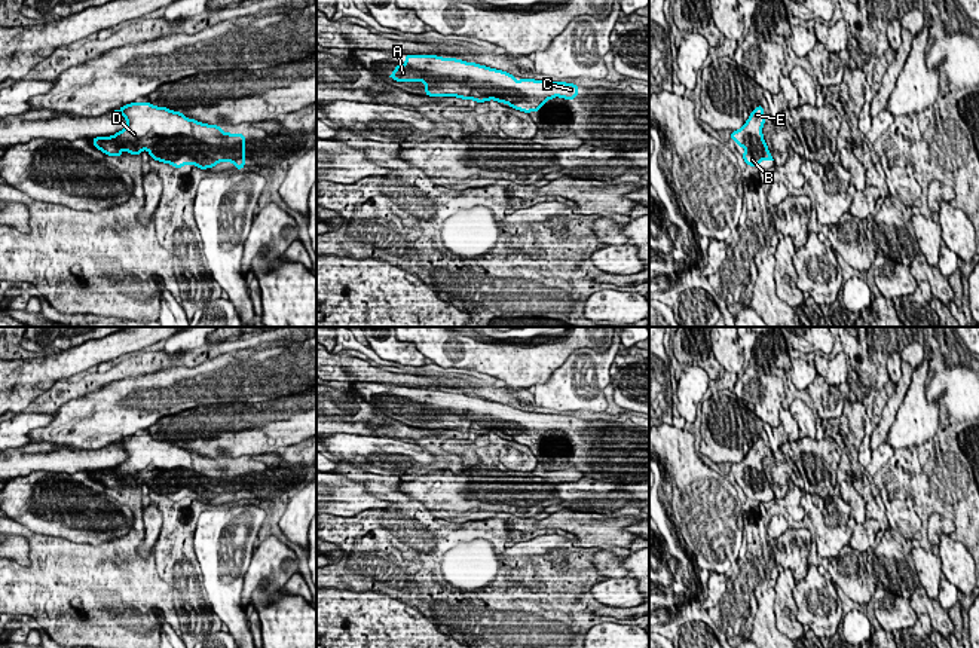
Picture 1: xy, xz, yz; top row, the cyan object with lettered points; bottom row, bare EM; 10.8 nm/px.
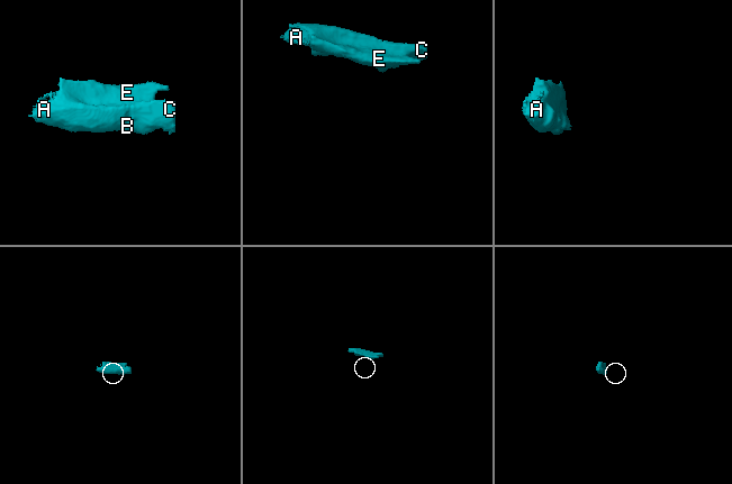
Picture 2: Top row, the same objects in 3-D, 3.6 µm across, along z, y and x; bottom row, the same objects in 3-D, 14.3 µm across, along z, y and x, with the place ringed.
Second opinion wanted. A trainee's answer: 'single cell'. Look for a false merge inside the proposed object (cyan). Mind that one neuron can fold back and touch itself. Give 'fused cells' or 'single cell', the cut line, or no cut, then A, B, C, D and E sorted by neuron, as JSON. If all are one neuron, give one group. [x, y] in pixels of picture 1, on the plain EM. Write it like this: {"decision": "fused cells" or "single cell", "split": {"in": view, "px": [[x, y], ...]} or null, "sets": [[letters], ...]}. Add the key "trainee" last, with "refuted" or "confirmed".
{"decision": "single cell", "split": null, "sets": [["A", "B", "C", "D", "E"]], "trainee": "confirmed"}

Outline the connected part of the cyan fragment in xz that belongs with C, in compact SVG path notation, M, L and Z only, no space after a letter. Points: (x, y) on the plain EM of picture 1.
M406 388L406 395L398 397L389 409L395 415L423 415L425 428L456 430L484 435L495 432L530 447L554 430L573 432L578 418L566 415L545 415L523 412L502 403L475 395L437 388Z

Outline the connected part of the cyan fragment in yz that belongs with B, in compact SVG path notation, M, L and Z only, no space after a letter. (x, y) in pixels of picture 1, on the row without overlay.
M759 437L738 464L731 464L731 473L747 485L741 490L749 499L759 501L761 493L774 493L764 473L762 459L765 458L764 440Z

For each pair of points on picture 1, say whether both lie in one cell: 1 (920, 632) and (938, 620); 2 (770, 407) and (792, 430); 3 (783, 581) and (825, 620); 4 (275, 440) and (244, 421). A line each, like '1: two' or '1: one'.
1: two
2: two
3: two
4: one

